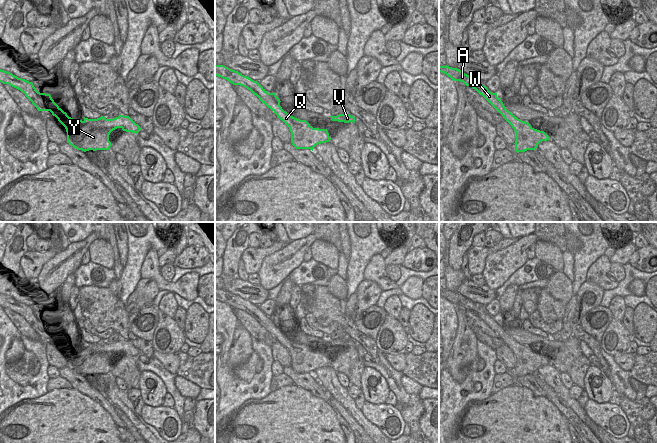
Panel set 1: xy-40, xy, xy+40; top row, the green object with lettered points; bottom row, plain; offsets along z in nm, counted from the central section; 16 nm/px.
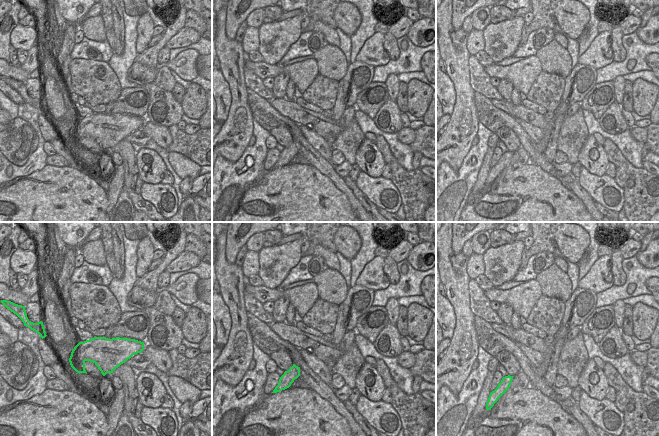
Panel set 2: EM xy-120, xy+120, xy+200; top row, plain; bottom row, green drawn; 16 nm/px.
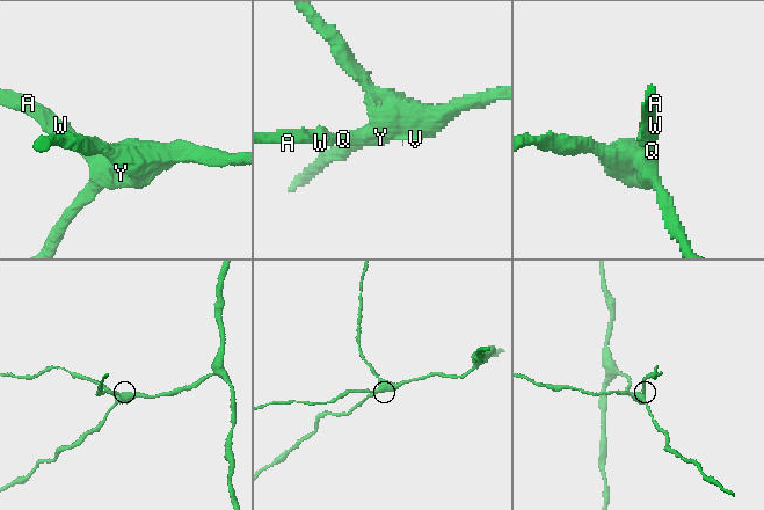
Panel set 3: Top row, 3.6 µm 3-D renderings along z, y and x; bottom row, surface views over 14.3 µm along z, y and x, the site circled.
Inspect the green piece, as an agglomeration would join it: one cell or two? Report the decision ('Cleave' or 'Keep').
Keep

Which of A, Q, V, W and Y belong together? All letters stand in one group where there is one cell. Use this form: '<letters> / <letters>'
A Q V W Y

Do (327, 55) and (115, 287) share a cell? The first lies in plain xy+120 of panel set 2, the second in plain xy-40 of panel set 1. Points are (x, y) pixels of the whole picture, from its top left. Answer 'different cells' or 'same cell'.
same cell

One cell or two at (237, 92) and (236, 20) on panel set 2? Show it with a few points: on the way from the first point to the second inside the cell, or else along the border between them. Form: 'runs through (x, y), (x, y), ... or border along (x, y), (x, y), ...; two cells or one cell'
border along (225, 16), (225, 35), (233, 40); two cells

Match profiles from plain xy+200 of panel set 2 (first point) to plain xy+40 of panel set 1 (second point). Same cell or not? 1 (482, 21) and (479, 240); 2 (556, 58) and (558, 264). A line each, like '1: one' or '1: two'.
1: one
2: two

